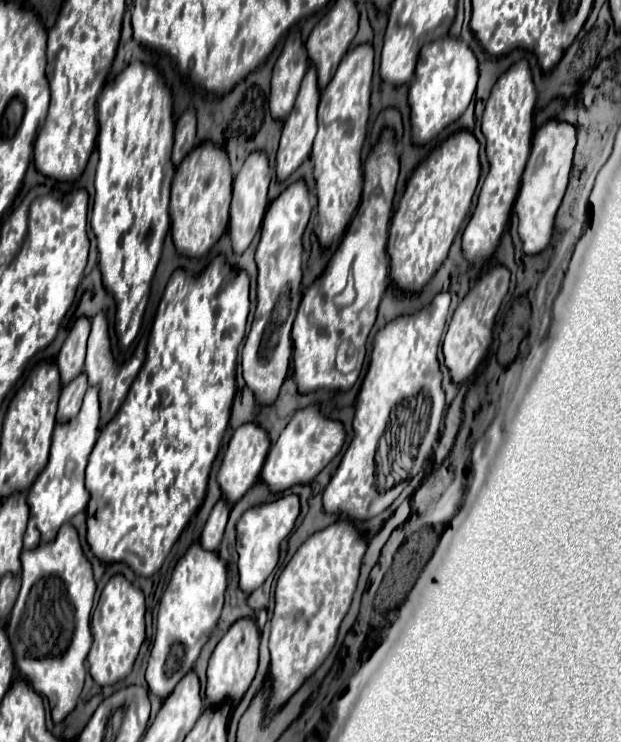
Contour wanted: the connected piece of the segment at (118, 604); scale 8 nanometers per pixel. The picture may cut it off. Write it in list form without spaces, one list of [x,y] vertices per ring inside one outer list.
[[[114,575],[102,589],[100,601],[90,621],[94,641],[88,653],[88,665],[90,675],[98,685],[112,685],[130,673],[134,659],[140,651],[140,645],[144,643],[146,637],[144,613],[146,613],[144,593],[136,585],[132,585],[124,575]]]

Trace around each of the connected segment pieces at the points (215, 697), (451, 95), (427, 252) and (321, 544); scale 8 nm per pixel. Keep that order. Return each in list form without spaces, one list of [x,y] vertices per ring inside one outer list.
[[[238,619],[230,625],[226,635],[218,641],[210,663],[208,663],[208,687],[206,695],[212,705],[220,703],[222,699],[230,699],[232,707],[236,707],[250,687],[256,667],[258,667],[258,643],[260,643],[260,633],[254,623],[254,619]]]
[[[442,37],[426,43],[420,51],[416,77],[410,85],[410,121],[412,121],[412,141],[416,145],[428,143],[446,125],[456,121],[474,97],[478,81],[478,59],[472,49],[462,39]]]
[[[466,129],[450,135],[414,169],[392,217],[388,235],[390,275],[402,289],[418,293],[442,265],[462,221],[468,215],[478,179],[478,141]]]
[[[336,521],[328,525],[326,529],[310,535],[294,553],[290,563],[284,567],[282,575],[276,583],[276,607],[272,615],[272,631],[270,631],[270,679],[272,679],[272,691],[268,695],[268,713],[274,713],[280,709],[304,683],[306,677],[310,677],[326,659],[330,649],[336,643],[340,621],[344,619],[360,573],[362,555],[366,551],[366,535],[360,533],[350,521]]]

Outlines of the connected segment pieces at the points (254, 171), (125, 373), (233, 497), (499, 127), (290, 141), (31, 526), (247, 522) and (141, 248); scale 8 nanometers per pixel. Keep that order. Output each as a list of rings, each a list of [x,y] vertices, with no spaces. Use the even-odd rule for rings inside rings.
[[[252,151],[240,173],[234,177],[234,191],[232,191],[232,205],[230,205],[230,239],[234,253],[244,253],[252,243],[254,235],[260,229],[264,211],[268,207],[268,183],[270,183],[270,167],[268,157],[264,151]]]
[[[98,311],[92,317],[92,331],[90,331],[90,337],[88,337],[88,351],[86,351],[84,371],[88,375],[88,383],[90,385],[100,385],[100,413],[102,413],[100,425],[106,425],[112,419],[112,415],[118,411],[120,403],[124,401],[124,395],[128,393],[128,387],[132,385],[146,359],[148,337],[147,331],[141,334],[133,356],[122,364],[118,370],[118,365],[116,365],[116,361],[114,361],[114,357],[110,353],[110,337],[108,337],[106,313],[104,311]]]
[[[244,423],[240,425],[226,451],[224,451],[224,459],[222,459],[222,467],[218,471],[218,483],[220,483],[220,489],[224,493],[224,497],[228,499],[228,503],[236,503],[256,481],[258,481],[258,475],[260,475],[260,469],[264,465],[264,457],[268,453],[268,447],[270,447],[270,439],[268,439],[268,433],[262,431],[260,425],[256,423]],[[264,433],[264,437],[262,437]]]
[[[520,59],[504,75],[500,75],[496,85],[492,87],[482,117],[482,133],[486,135],[486,155],[488,155],[490,171],[478,195],[478,205],[474,209],[474,215],[462,233],[462,249],[466,259],[472,263],[472,267],[480,269],[482,263],[486,263],[492,257],[506,229],[508,215],[512,211],[514,199],[520,189],[520,177],[530,155],[534,105],[536,105],[536,87],[530,75],[530,67],[528,61]]]
[[[310,65],[308,71],[306,71],[306,75],[304,75],[304,79],[302,79],[296,103],[294,103],[290,115],[284,119],[280,147],[278,147],[278,155],[276,155],[276,177],[278,177],[278,181],[288,179],[300,167],[300,163],[310,157],[312,141],[314,141],[314,135],[316,135],[318,95],[320,95],[320,89],[318,89],[318,81],[316,81],[316,69],[314,69],[314,65]]]
[[[32,517],[28,521],[28,529],[24,533],[24,549],[34,549],[40,543],[40,531],[36,529],[36,523],[32,523]]]
[[[296,493],[282,495],[276,501],[260,503],[250,507],[236,525],[236,551],[238,551],[238,571],[240,571],[240,589],[248,595],[258,589],[266,577],[274,571],[280,557],[280,543],[294,529],[294,523],[300,515],[300,497]]]
[[[142,61],[130,63],[114,81],[110,81],[98,97],[98,165],[96,165],[96,195],[92,205],[90,227],[98,239],[98,265],[102,271],[102,281],[108,293],[116,299],[116,333],[120,345],[130,347],[136,339],[142,315],[146,309],[150,281],[158,265],[162,243],[170,227],[168,199],[170,181],[174,177],[172,165],[172,143],[174,143],[174,117],[172,117],[172,95],[164,83],[162,73]]]

